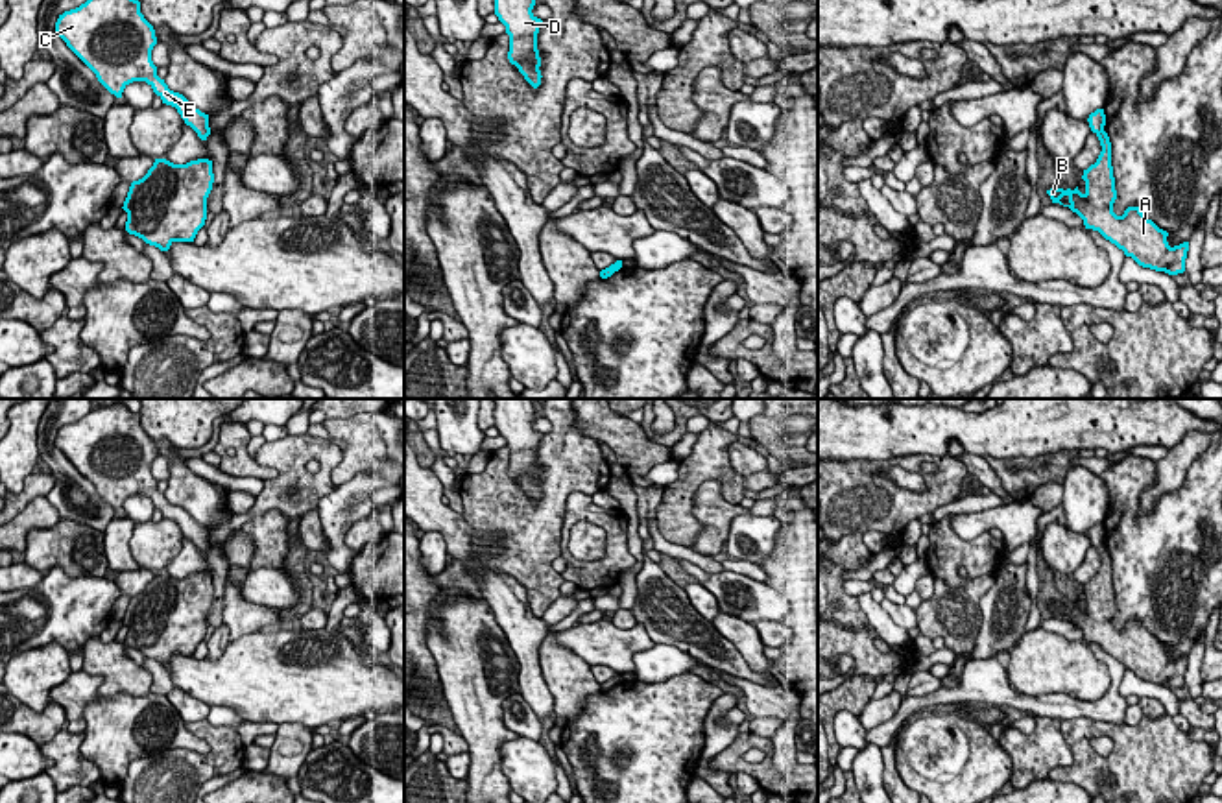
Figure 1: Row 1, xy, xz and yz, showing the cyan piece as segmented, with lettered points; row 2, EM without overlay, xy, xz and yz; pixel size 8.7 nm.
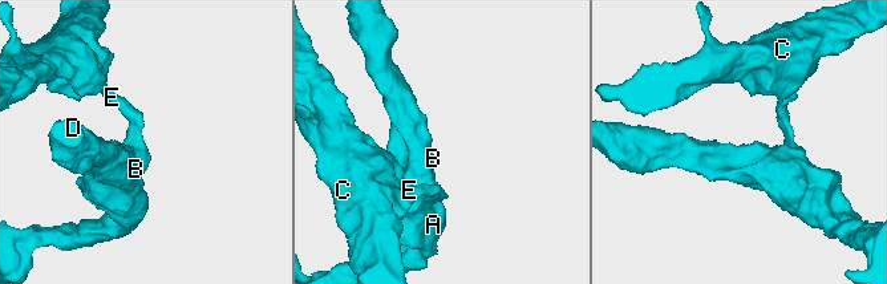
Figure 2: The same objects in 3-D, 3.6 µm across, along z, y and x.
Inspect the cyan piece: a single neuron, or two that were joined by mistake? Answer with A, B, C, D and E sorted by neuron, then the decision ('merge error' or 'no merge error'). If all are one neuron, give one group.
A B D / C E; merge error

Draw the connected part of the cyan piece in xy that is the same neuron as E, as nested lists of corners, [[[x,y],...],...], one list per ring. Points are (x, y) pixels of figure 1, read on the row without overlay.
[[[126,404],[92,408],[79,421],[65,425],[55,436],[55,447],[111,508],[122,511],[129,497],[146,495],[162,517],[175,521],[185,537],[207,554],[209,528],[157,489],[151,474],[155,443],[140,426],[140,415]]]

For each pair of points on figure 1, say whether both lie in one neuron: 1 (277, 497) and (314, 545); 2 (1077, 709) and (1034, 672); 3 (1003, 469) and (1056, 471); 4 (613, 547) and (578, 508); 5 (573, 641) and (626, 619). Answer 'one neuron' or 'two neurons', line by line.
1: two neurons
2: two neurons
3: one neuron
4: one neuron
5: two neurons

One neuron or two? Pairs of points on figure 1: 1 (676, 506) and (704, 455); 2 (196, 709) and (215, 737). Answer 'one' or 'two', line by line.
1: one
2: two

